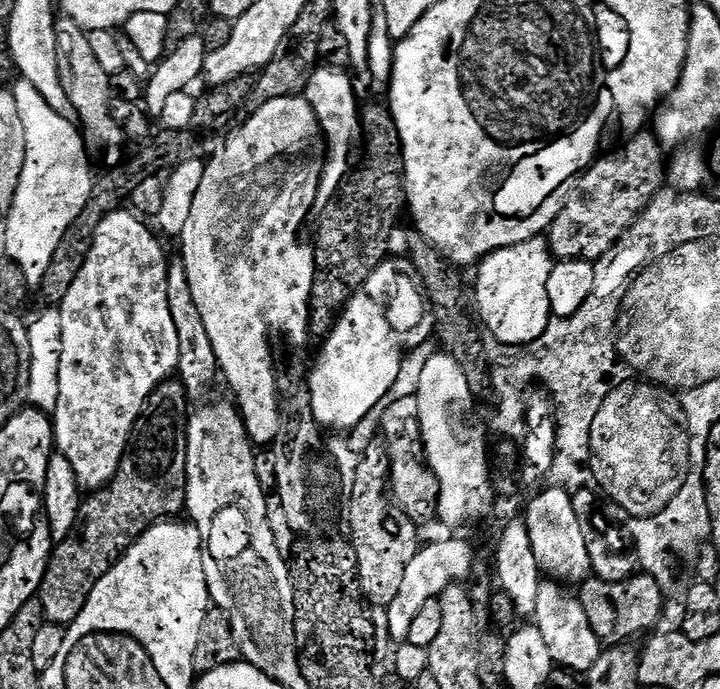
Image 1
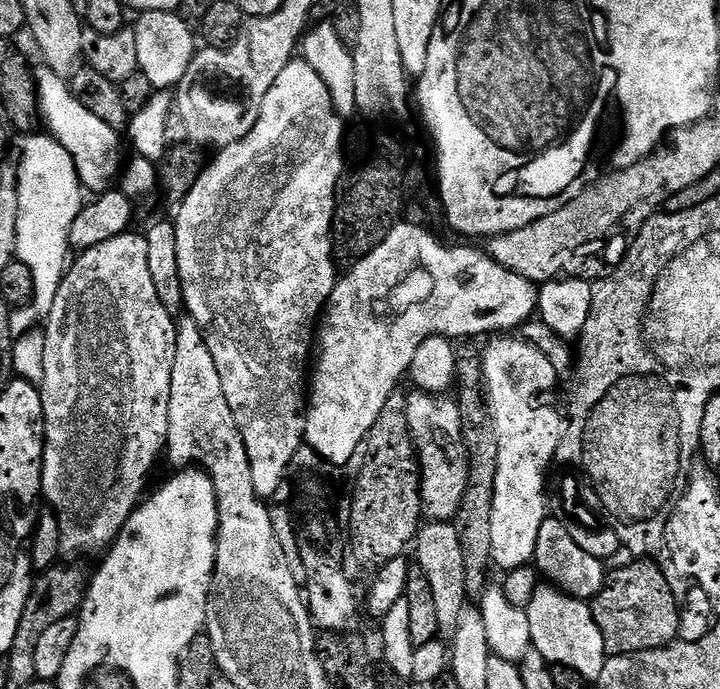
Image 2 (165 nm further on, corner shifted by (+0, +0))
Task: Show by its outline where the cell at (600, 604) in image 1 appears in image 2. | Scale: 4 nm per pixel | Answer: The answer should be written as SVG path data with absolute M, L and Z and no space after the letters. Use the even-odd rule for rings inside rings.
M636 558L625 566L607 573L604 588L596 599L591 601L590 607L594 614L594 622L598 622L598 630L602 630L604 650L608 656L629 656L635 652L645 652L655 648L667 648L679 634L679 614L681 605L678 596L672 593L672 584L664 577L662 569L652 558Z

